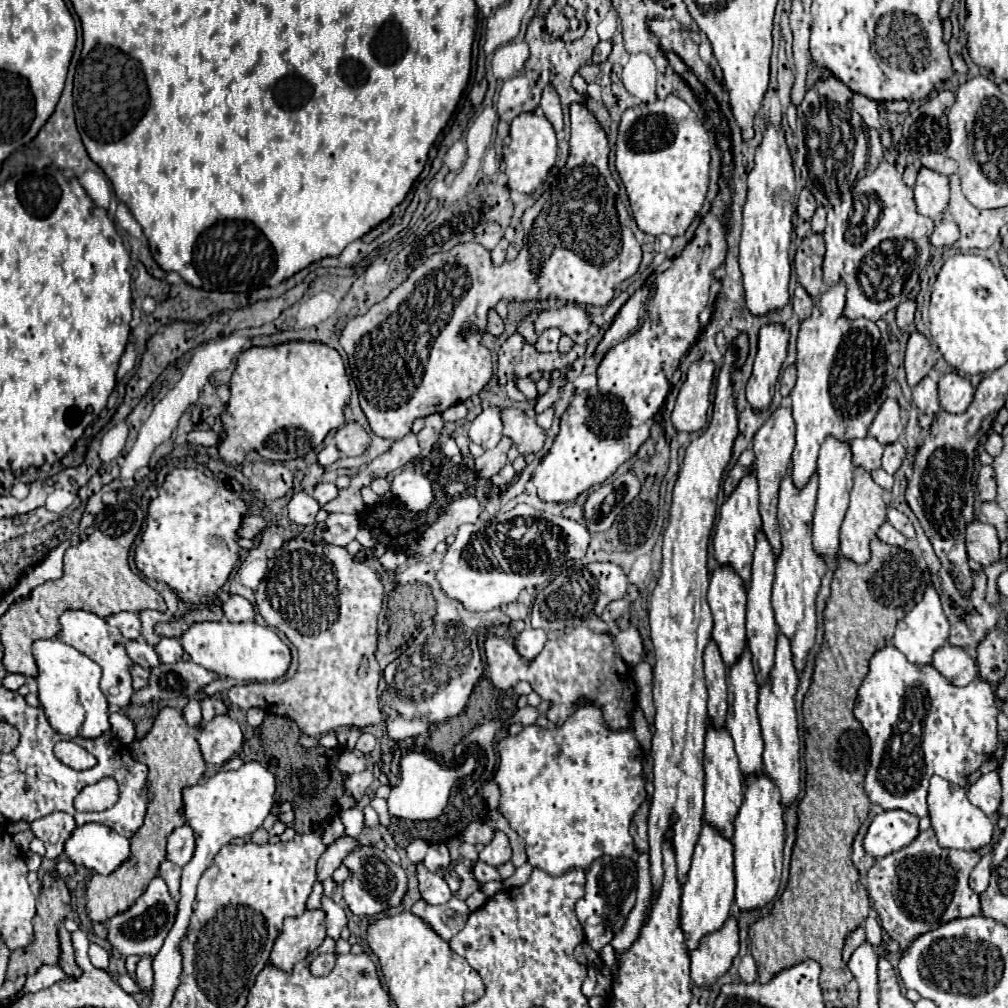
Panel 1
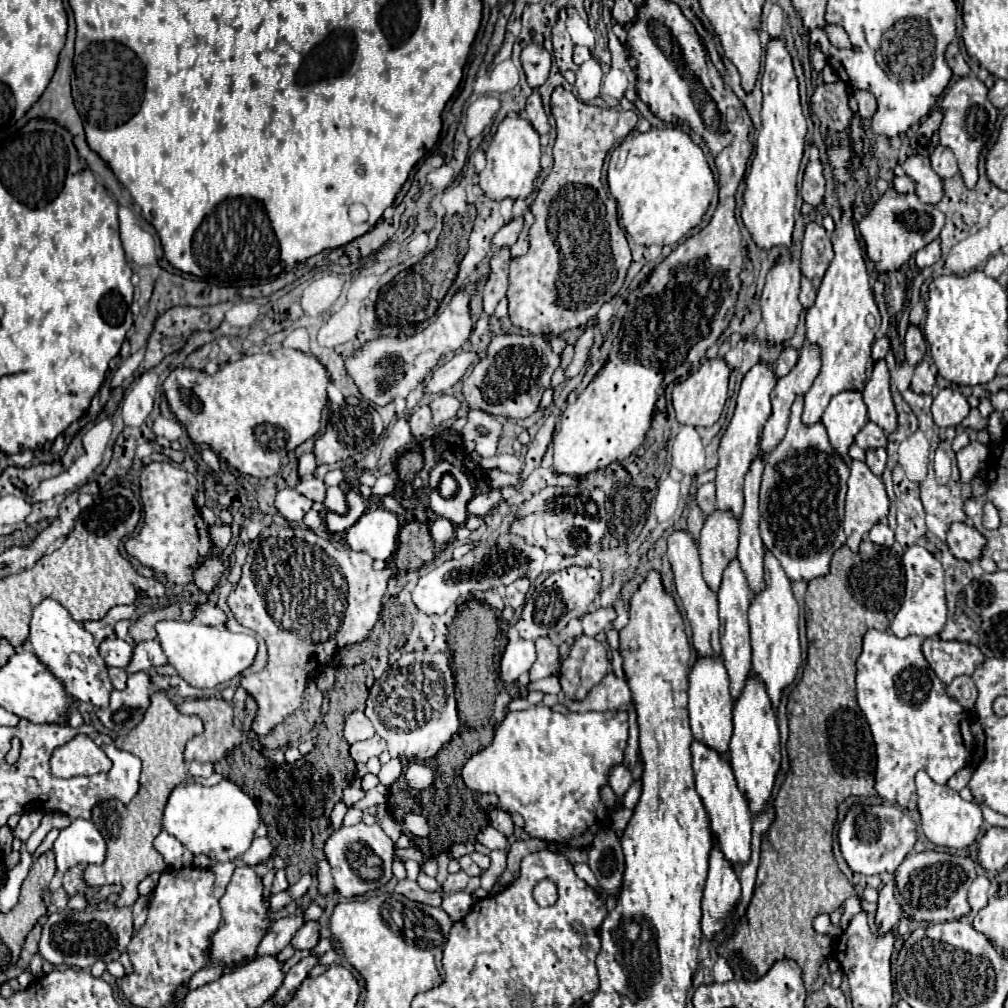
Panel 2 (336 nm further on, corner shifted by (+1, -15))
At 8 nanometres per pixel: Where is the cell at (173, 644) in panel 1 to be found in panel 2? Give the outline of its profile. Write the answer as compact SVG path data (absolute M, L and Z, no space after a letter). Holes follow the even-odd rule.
M148 640L148 642L136 644L134 654L132 654L132 662L126 668L126 672L134 674L134 672L166 666L166 664L168 664L168 660L166 660L166 654L162 652L162 646L158 644L158 640Z

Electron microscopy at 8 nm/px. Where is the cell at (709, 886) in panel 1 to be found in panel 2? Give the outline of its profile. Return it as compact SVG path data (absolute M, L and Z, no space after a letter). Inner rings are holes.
M692 742L692 768L694 768L694 780L696 780L696 792L706 808L708 824L714 840L718 840L718 848L722 848L722 854L734 868L742 868L750 860L750 838L752 838L752 814L748 810L746 798L736 786L734 772L730 768L730 762L714 752L712 748Z

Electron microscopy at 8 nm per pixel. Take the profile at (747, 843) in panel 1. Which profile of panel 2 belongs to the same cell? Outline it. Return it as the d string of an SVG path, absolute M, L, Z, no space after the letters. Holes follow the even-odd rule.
M754 676L748 678L742 696L734 702L730 766L734 768L734 776L738 776L738 788L742 788L742 792L746 792L746 800L750 800L752 816L764 814L768 808L768 800L772 796L776 774L780 770L780 732L766 688Z

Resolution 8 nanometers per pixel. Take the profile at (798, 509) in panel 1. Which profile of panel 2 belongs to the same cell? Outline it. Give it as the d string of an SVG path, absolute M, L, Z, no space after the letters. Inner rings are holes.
M796 398L790 414L788 432L766 460L762 490L760 490L760 532L762 532L764 548L778 558L790 582L798 582L798 580L810 582L818 576L826 576L826 572L830 572L830 560L834 552L846 544L846 534L842 532L842 512L844 512L846 480L850 468L830 446L822 422L814 426L802 424L800 420L802 404L804 400Z

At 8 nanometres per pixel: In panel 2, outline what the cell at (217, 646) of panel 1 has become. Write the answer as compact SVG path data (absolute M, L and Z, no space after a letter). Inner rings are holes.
M158 622L156 632L164 654L172 664L156 668L157 673L173 676L178 670L178 674L194 688L216 688L218 684L230 682L254 664L258 652L258 642L254 636L234 634L224 626L204 626L198 622Z

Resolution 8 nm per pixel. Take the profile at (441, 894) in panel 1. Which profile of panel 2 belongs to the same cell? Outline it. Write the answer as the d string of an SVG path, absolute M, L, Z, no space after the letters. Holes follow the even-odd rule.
M462 870L456 872L456 874L448 874L448 878L446 878L446 882L442 884L440 892L442 892L442 894L448 894L448 892L460 892L460 890L466 888L468 880L470 880L470 878L468 878Z

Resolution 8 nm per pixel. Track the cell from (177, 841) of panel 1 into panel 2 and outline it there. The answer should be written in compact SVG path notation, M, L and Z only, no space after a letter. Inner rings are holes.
M164 830L154 840L154 848L164 856L168 868L186 868L186 866L192 866L194 856L174 836L170 836Z

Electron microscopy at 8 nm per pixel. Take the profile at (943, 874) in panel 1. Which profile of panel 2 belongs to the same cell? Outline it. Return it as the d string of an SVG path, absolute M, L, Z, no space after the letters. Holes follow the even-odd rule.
M926 850L922 854L910 854L894 872L896 900L902 912L916 922L946 922L958 920L970 912L968 888L976 878L976 864L968 856L956 856L948 852Z

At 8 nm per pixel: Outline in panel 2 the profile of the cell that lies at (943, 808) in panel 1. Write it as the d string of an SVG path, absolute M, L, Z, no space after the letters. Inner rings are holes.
M922 770L916 774L916 788L918 788L918 810L922 816L922 830L930 842L934 842L936 846L954 848L954 850L968 848L970 844L976 842L984 824L978 804L962 800L956 790L952 790L950 786L936 784Z

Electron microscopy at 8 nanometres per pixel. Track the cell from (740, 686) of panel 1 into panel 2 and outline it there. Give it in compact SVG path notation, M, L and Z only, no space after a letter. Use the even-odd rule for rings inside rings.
M738 560L730 562L724 570L722 586L718 592L720 602L720 642L722 642L722 658L730 676L730 694L732 700L738 700L746 680L750 678L750 632L748 632L748 608L750 608L750 590L746 576L738 564Z

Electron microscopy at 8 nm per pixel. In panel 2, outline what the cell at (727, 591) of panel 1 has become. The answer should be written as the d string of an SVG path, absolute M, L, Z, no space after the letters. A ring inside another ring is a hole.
M712 512L700 532L700 560L702 574L712 592L718 592L722 584L722 572L726 564L736 558L738 550L738 522L730 512Z

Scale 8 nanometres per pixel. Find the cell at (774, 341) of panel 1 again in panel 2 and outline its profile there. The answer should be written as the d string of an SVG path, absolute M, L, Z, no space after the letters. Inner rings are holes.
M782 256L776 260L776 266L768 272L766 276L766 286L762 290L762 298L760 298L760 308L762 308L762 322L766 326L766 342L770 346L776 344L784 344L786 340L790 340L796 332L796 324L802 312L802 306L798 302L798 292L800 292L800 268L798 262L794 258Z

